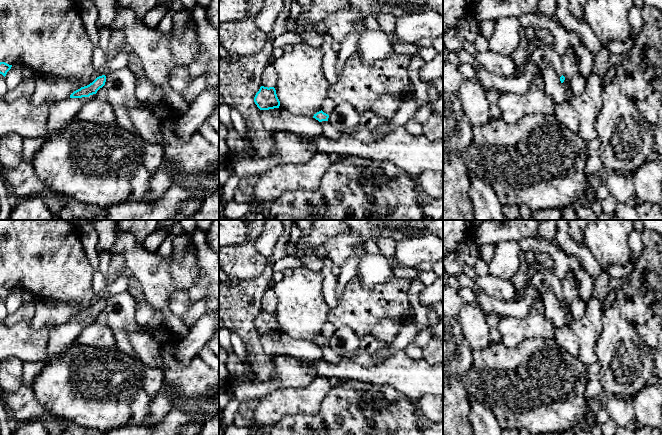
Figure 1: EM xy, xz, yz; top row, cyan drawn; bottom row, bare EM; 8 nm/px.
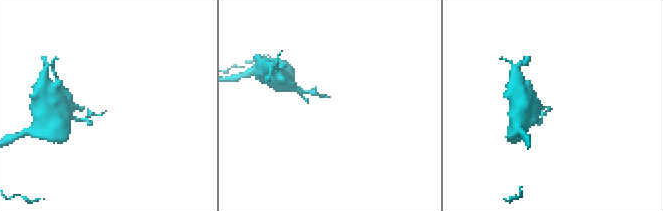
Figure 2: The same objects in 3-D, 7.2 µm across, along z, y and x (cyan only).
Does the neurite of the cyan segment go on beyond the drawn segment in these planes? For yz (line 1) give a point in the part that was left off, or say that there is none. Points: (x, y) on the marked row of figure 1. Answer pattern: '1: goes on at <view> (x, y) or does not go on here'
1: does not go on here

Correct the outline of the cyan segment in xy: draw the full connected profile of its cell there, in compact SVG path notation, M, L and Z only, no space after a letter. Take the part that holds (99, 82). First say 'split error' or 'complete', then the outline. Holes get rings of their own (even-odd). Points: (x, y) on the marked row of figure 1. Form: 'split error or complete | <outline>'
complete | M99 76L89 85L81 87L80 89L74 91L70 95L70 98L89 97L90 95L96 94L97 91L105 85L105 82L106 76Z

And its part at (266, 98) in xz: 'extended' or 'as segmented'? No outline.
as segmented

